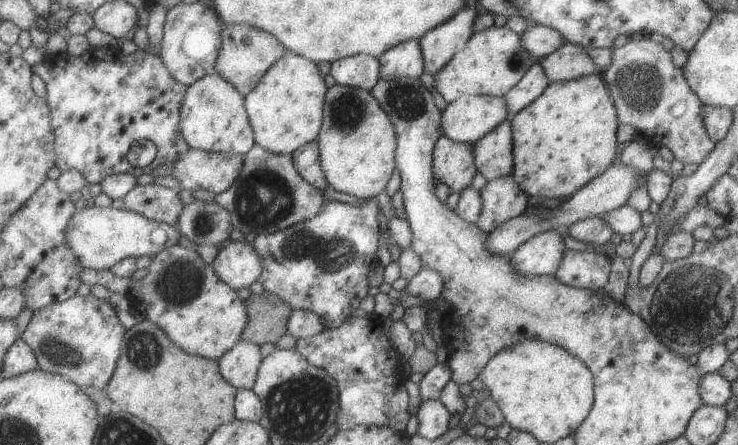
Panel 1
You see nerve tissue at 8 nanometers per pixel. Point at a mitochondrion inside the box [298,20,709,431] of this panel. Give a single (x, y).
(642, 84)

